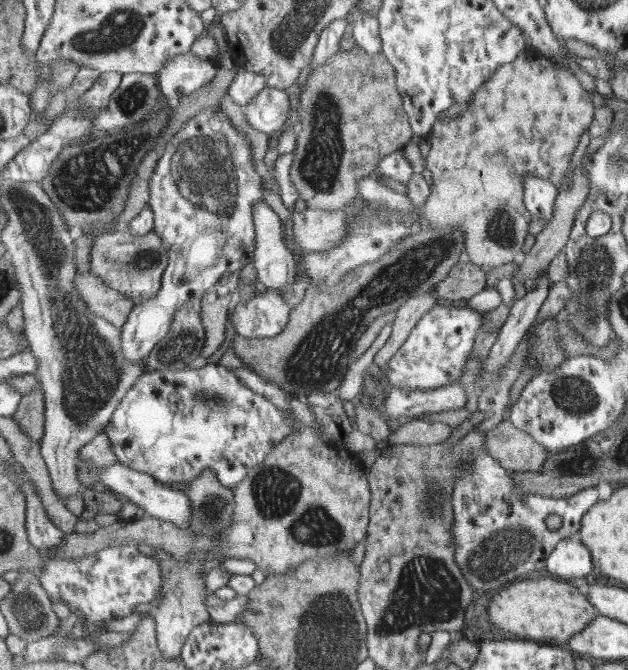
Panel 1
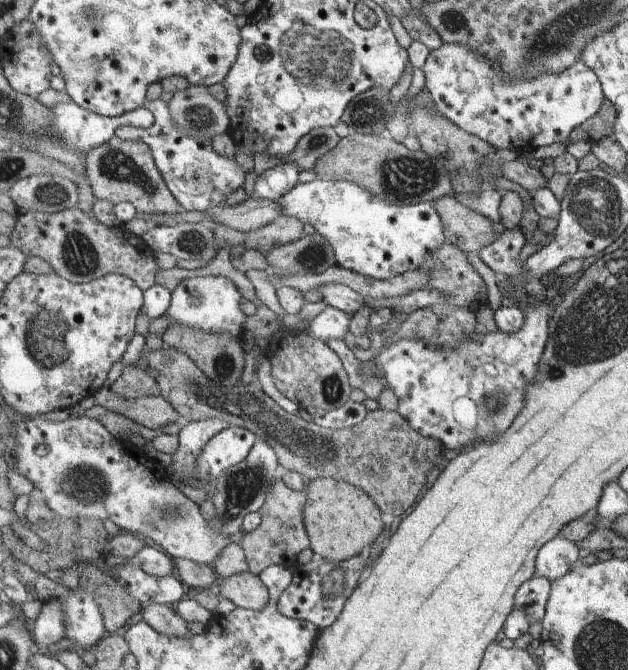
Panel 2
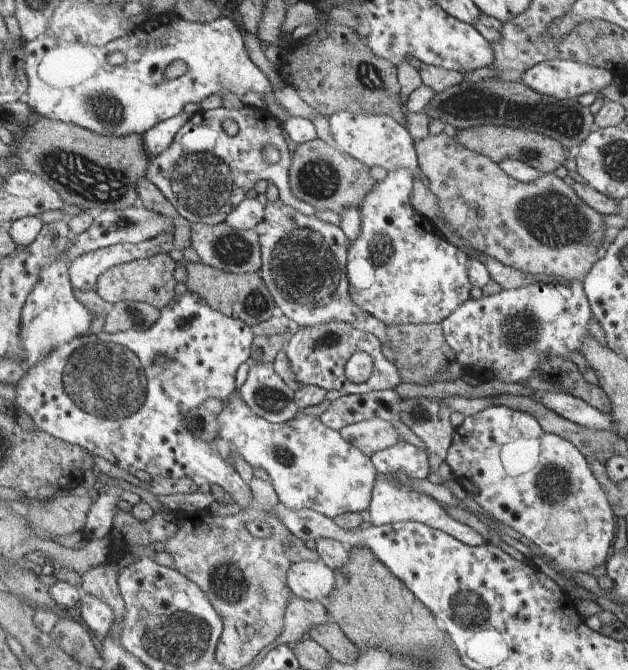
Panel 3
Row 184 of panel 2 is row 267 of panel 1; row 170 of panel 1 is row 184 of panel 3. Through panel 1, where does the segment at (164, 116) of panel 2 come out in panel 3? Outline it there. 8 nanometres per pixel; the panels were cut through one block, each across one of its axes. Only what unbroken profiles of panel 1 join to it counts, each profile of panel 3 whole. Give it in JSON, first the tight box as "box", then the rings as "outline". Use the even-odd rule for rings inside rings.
{"box":[146,100,317,225],"outline":[[[248,100],[239,110],[223,107],[200,110],[179,130],[173,144],[149,162],[146,177],[171,201],[180,216],[191,223],[218,225],[225,222],[233,208],[245,199],[247,192],[255,189],[261,181],[270,182],[277,188],[279,200],[285,206],[311,216],[317,211],[314,206],[297,199],[291,190],[290,170],[294,154],[291,154],[286,135],[281,121],[277,122],[275,117],[269,118],[265,107]],[[225,120],[232,120],[238,125],[236,135],[229,136],[223,130]],[[271,143],[284,150],[281,165],[268,165],[263,158],[263,147]]]}

